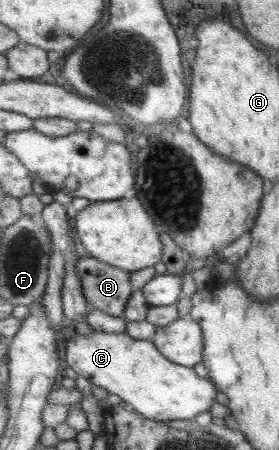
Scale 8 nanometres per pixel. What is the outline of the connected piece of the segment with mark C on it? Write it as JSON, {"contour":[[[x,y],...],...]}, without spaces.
{"contour":[[[94,331],[90,336],[73,332],[67,340],[65,361],[93,386],[117,395],[139,414],[155,421],[194,420],[197,414],[212,410],[216,393],[220,392],[212,380],[200,378],[194,368],[166,358],[153,341],[136,339],[125,332]]]}

